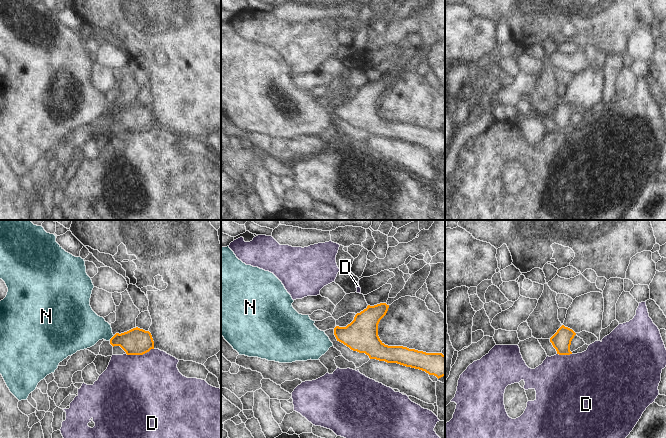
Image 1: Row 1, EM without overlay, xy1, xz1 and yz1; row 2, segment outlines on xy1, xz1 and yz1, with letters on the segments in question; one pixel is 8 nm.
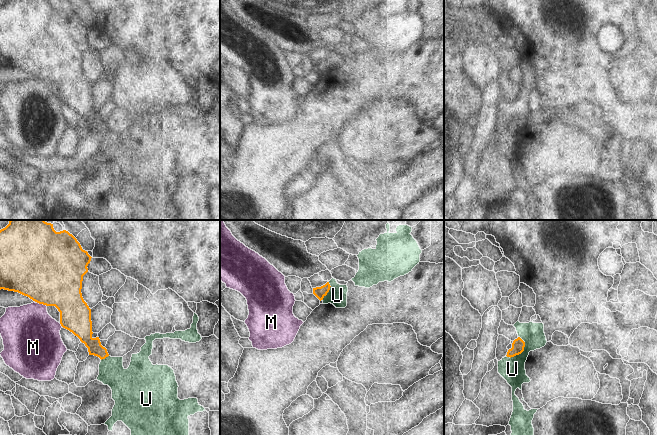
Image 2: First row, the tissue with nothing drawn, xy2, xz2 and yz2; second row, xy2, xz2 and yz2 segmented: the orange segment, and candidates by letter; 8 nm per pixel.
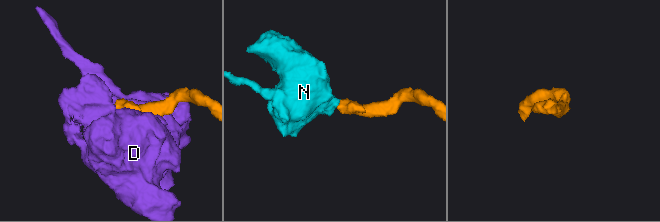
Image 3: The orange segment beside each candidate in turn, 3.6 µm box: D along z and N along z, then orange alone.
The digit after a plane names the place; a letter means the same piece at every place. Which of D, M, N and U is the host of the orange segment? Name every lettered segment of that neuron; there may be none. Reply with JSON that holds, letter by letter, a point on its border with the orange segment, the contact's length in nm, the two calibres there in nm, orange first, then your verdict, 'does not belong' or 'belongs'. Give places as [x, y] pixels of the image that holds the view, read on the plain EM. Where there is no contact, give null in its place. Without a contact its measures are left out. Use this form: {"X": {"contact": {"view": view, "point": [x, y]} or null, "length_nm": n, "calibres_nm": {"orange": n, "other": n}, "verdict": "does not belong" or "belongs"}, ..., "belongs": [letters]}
{"D": {"contact": {"view": "xy1", "point": [139, 130]}, "length_nm": 220, "calibres_nm": {"orange": 220, "other": 500}, "verdict": "does not belong"}, "M": {"contact": {"view": "xy2", "point": [42, 79]}, "length_nm": 90, "calibres_nm": {"orange": 500, "other": 420}, "verdict": "does not belong"}, "N": {"contact": {"view": "xy1", "point": [111, 114]}, "length_nm": 60, "calibres_nm": {"orange": 220, "other": 320}, "verdict": "belongs"}, "U": {"contact": {"view": "yz2", "point": [521, 128]}, "length_nm": 200, "calibres_nm": {"orange": 100, "other": 190}, "verdict": "does not belong"}, "belongs": ["N"]}

